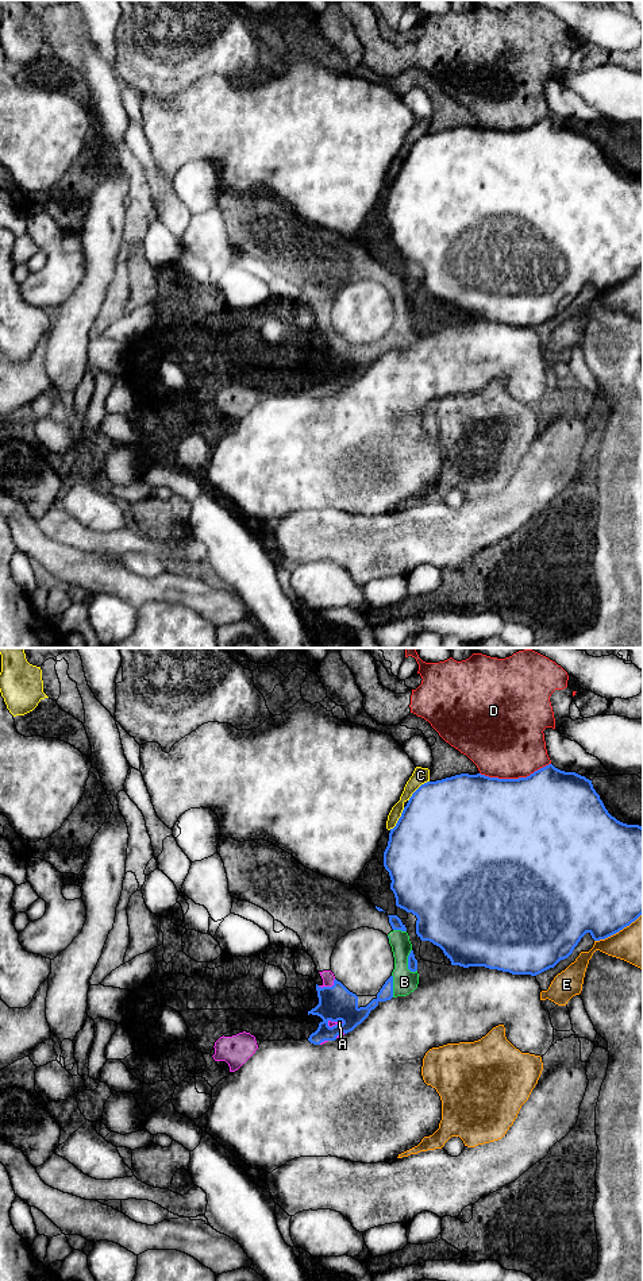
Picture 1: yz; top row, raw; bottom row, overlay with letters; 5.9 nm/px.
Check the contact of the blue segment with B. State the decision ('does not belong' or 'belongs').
does not belong

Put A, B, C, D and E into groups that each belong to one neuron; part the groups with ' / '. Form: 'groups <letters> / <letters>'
groups A B / C / D / E

